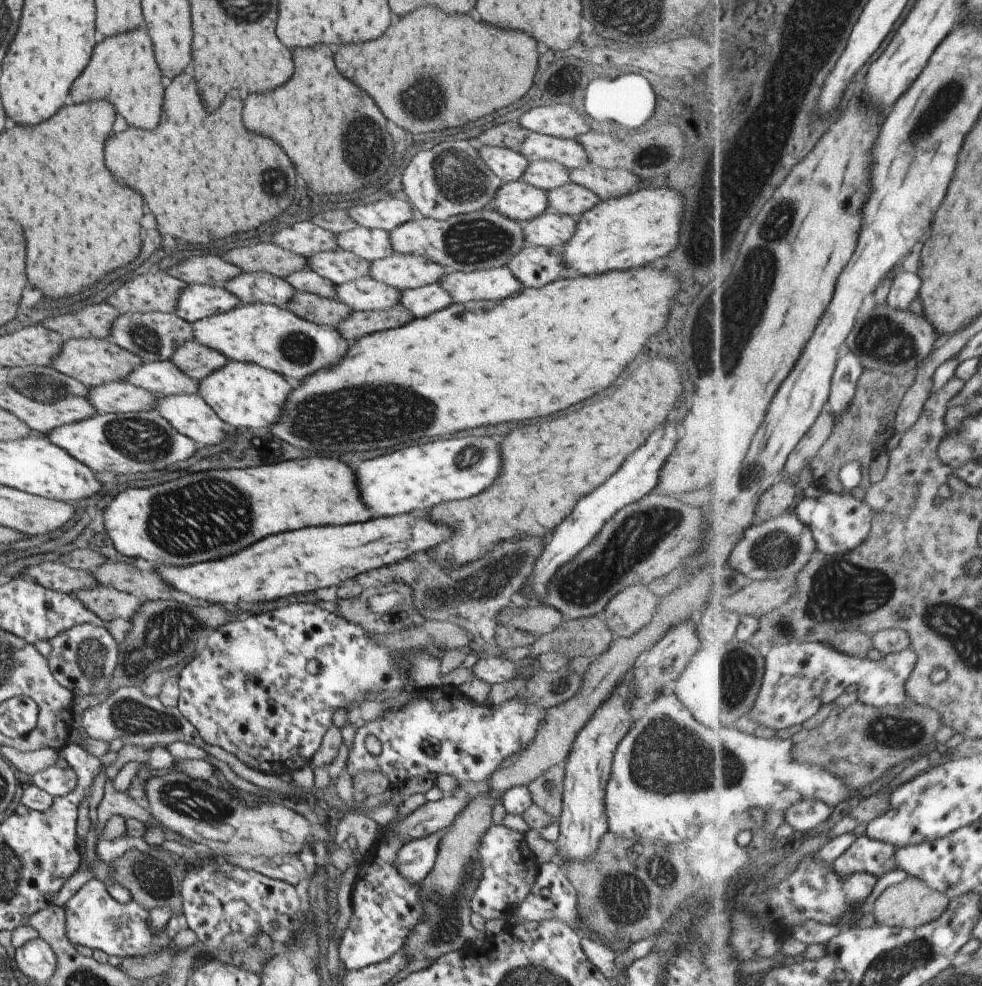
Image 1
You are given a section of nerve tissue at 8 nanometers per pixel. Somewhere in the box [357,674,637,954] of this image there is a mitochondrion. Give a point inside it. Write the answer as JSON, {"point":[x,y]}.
{"point":[450,920]}

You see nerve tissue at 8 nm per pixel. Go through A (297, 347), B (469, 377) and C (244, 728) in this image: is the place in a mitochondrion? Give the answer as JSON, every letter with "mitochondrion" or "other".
{"A":"mitochondrion","B":"other","C":"other"}

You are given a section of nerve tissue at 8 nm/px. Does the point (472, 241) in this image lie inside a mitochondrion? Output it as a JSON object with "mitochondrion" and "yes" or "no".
{"mitochondrion":"yes"}

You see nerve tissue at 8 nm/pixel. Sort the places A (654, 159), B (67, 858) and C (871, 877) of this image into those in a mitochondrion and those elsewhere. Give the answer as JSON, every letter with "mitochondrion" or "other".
{"A":"mitochondrion","B":"other","C":"other"}

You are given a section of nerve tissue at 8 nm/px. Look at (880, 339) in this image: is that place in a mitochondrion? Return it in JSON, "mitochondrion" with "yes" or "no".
{"mitochondrion":"yes"}

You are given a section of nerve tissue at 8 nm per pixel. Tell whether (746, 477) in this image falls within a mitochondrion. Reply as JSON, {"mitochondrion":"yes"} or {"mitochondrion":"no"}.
{"mitochondrion":"no"}

